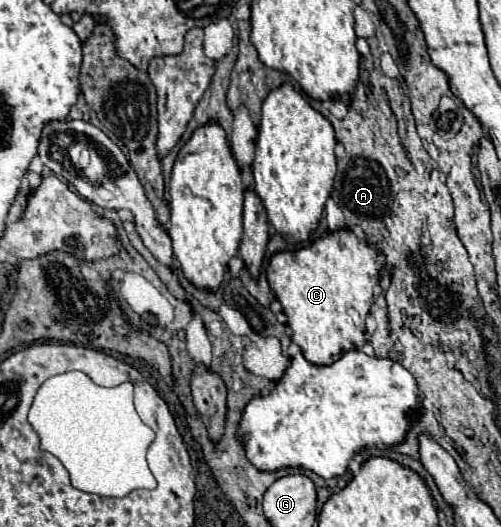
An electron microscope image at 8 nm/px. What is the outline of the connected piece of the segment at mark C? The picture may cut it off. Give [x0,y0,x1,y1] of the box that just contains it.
[268,230,384,366]

